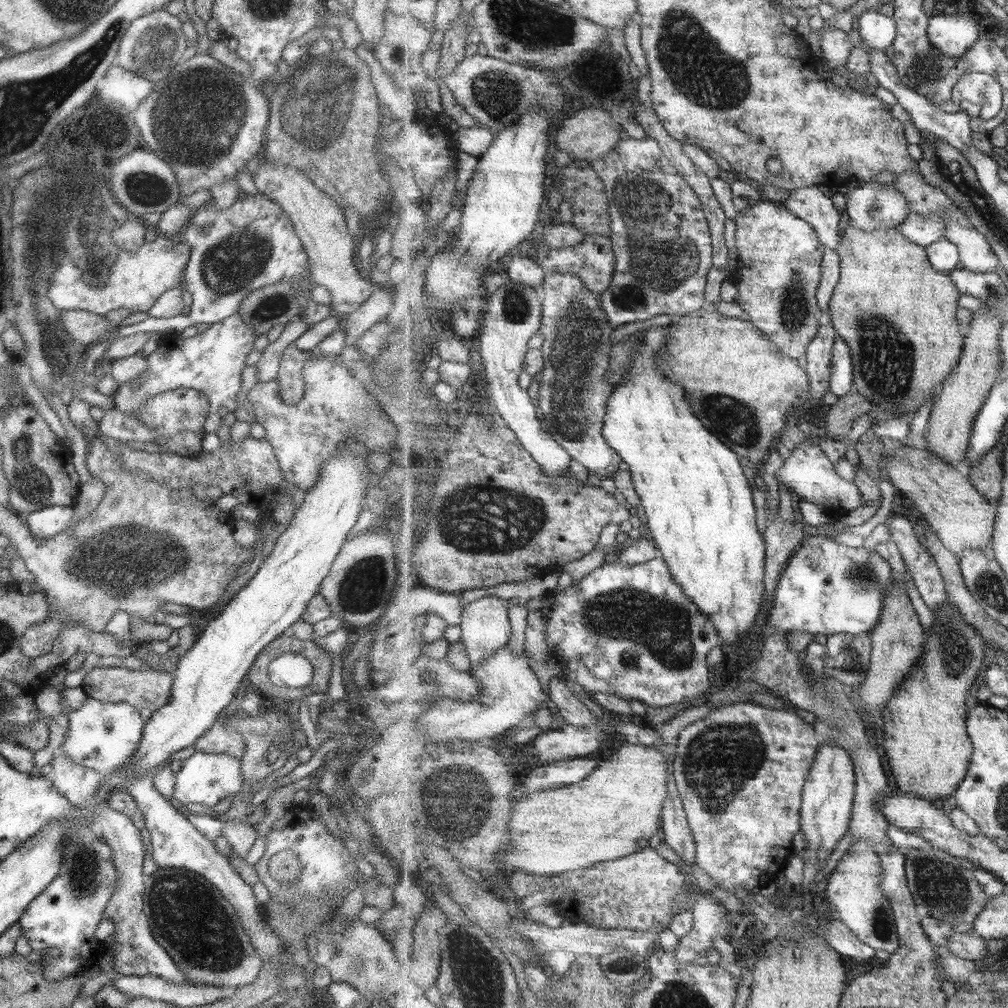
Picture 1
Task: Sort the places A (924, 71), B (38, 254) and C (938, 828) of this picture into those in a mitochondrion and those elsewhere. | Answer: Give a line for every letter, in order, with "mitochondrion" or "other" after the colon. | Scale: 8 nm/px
A: mitochondrion
B: mitochondrion
C: other

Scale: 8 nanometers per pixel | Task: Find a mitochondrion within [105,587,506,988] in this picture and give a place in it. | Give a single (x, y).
(193, 924)

